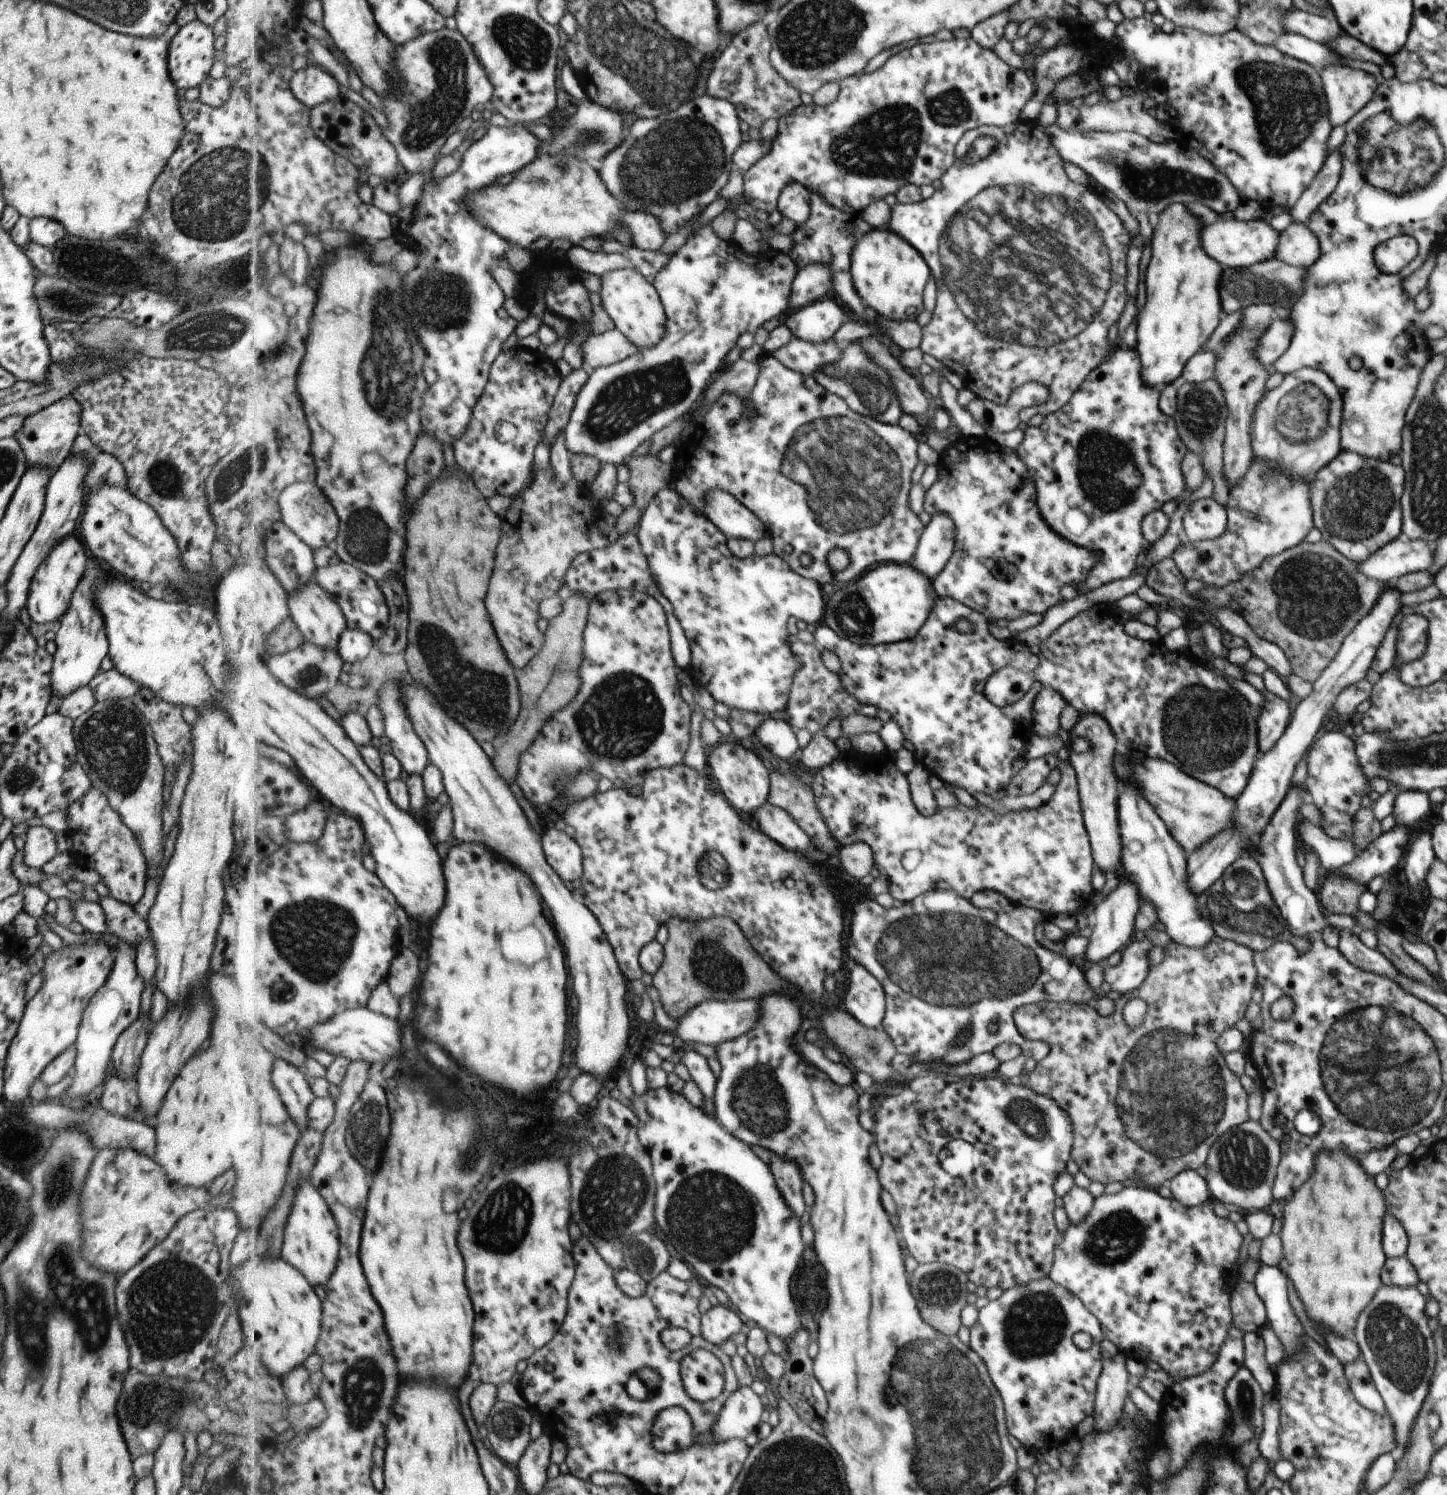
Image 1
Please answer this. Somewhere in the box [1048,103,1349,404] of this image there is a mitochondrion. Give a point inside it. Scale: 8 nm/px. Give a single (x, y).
(1150, 184)

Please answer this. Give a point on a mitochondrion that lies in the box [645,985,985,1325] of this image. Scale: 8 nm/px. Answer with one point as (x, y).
(712, 1216)

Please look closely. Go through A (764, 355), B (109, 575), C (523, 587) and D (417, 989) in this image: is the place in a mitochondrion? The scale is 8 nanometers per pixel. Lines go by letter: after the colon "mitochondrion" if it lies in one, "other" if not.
A: other
B: other
C: other
D: other

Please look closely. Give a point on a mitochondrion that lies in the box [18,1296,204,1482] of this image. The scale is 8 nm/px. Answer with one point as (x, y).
(152, 1404)

